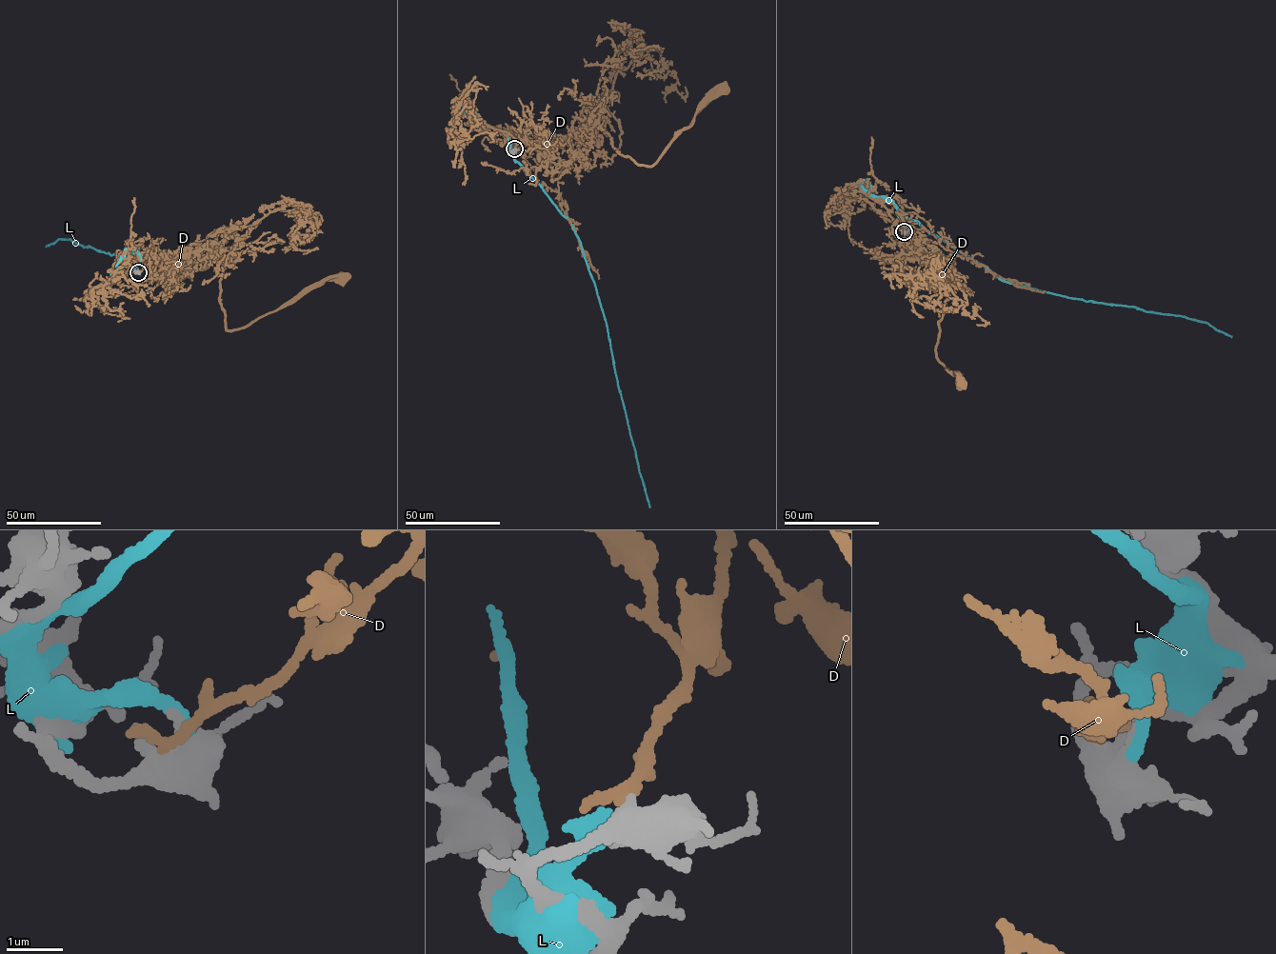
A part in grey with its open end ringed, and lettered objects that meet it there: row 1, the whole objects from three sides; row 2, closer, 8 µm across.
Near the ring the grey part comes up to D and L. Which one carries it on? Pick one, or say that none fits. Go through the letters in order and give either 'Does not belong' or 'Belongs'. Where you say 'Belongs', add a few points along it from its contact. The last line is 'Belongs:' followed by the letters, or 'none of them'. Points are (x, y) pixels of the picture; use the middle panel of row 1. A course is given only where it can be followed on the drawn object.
D: Belongs. Its course: (514, 149), (550, 135), (567, 144), (589, 126), (620, 154), (655, 164), (721, 90)
L: Does not belong
Belongs: D

